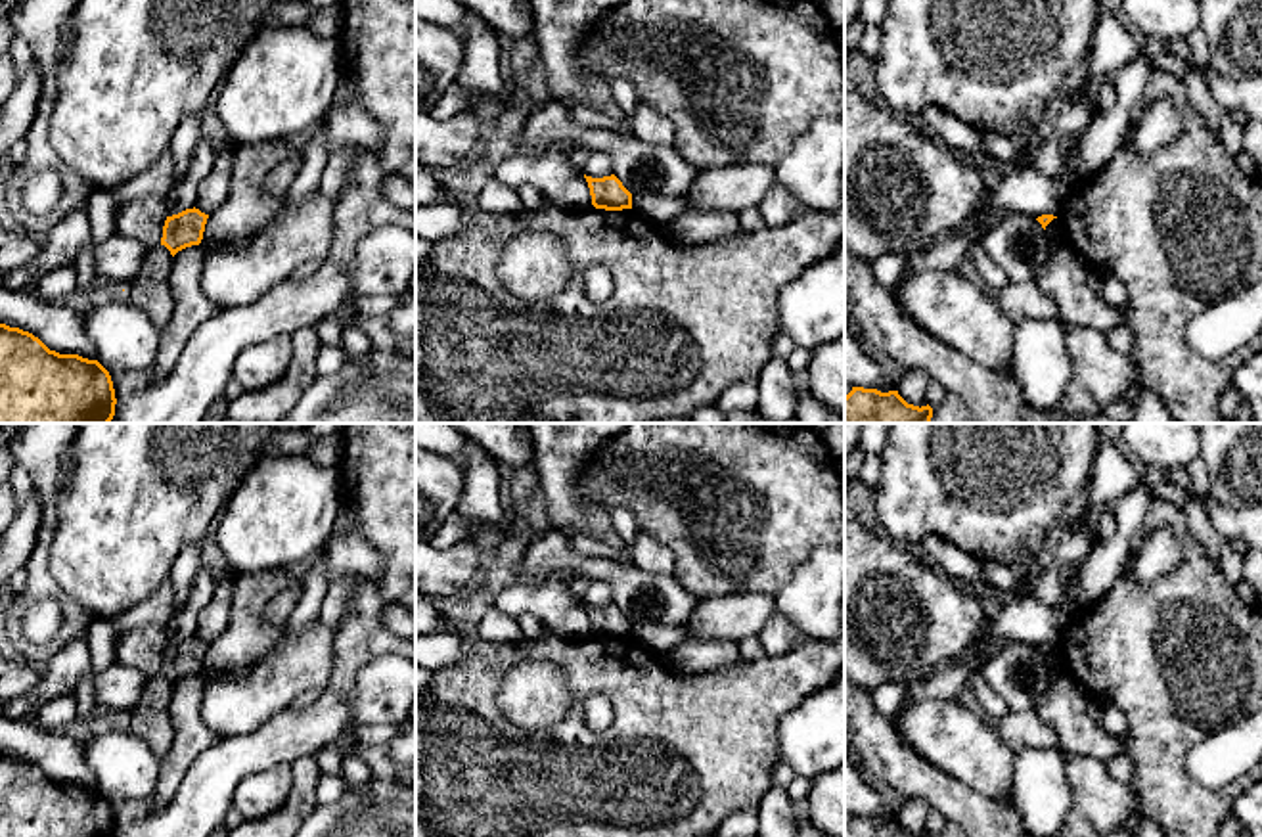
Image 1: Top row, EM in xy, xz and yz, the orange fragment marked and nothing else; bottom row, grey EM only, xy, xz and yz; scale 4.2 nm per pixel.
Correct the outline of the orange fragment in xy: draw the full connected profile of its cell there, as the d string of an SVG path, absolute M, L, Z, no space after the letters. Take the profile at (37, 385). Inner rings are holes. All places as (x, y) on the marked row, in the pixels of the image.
M0 324L0 423L109 423L115 404L111 375L98 360L59 354Z

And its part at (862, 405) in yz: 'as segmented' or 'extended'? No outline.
as segmented

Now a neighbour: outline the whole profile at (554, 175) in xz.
M515 153L496 167L494 176L509 188L523 184L538 188L553 207L563 211L594 207L584 172L573 165L567 153L546 153L540 157Z

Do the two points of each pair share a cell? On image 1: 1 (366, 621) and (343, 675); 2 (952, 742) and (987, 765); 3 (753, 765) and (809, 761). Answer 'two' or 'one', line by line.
1: one
2: one
3: two

